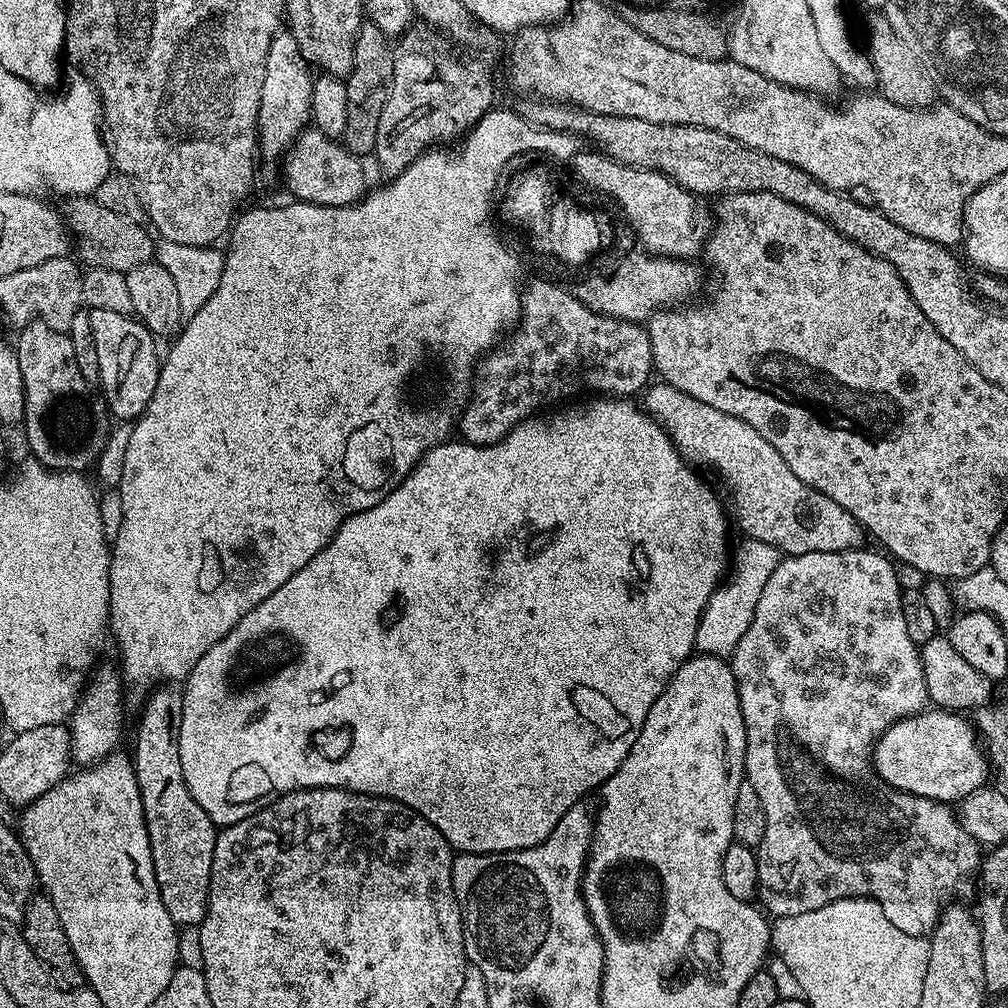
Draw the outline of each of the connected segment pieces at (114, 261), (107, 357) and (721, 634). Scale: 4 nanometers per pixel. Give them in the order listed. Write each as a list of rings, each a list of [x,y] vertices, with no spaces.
[[[91,195],[73,196],[63,203],[64,222],[75,243],[76,240],[80,243],[79,259],[88,268],[105,268],[127,274],[135,267],[153,263],[154,236],[144,224],[122,218],[122,214],[114,214],[114,210],[106,210],[106,206],[102,206]]]
[[[91,309],[88,321],[94,334],[94,350],[98,350],[98,384],[104,387],[102,399],[117,421],[135,422],[150,406],[150,398],[154,398],[158,386],[162,356],[156,353],[157,337],[135,315],[118,310]]]
[[[745,539],[743,543],[737,552],[735,549],[734,559],[730,564],[730,575],[714,590],[700,616],[696,627],[697,653],[705,656],[731,657],[738,642],[742,642],[742,634],[746,634],[746,630],[750,630],[750,622],[754,622],[754,606],[758,606],[758,598],[762,598],[762,586],[766,586],[770,574],[778,570],[782,559],[778,549],[757,540]]]

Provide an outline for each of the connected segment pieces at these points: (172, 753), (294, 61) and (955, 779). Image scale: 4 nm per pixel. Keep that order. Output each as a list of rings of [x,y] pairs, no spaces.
[[[157,687],[143,701],[144,713],[136,728],[136,749],[131,749],[130,755],[136,765],[162,906],[166,906],[166,914],[170,914],[178,926],[199,926],[208,912],[210,870],[218,825],[208,817],[206,810],[202,810],[202,806],[198,806],[198,802],[194,802],[194,794],[190,794],[186,786],[182,758],[178,758],[178,730],[184,697],[172,688],[175,687]]]
[[[290,30],[272,35],[270,54],[266,54],[266,78],[262,78],[262,98],[256,126],[258,129],[258,152],[261,157],[276,160],[285,155],[296,143],[300,133],[309,127],[312,118],[313,65],[302,54],[298,38]]]
[[[925,710],[890,726],[876,742],[876,773],[892,788],[931,800],[959,802],[974,794],[989,779],[990,761],[978,743],[973,721],[964,719],[968,718],[959,712]]]

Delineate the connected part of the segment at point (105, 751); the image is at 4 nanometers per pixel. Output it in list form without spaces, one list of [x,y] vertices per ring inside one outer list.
[[[102,664],[91,673],[80,697],[80,703],[70,717],[72,758],[80,766],[99,764],[109,754],[117,751],[119,744],[116,743],[120,740],[120,727],[124,724],[126,685],[122,679],[121,669]]]

